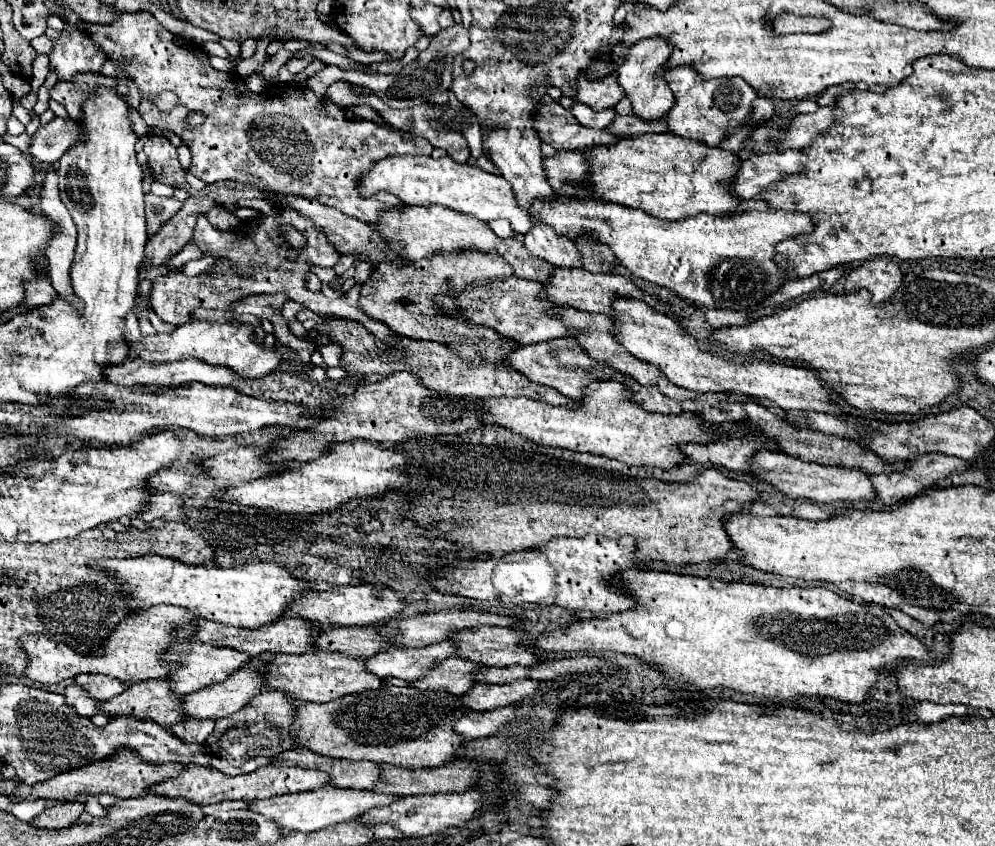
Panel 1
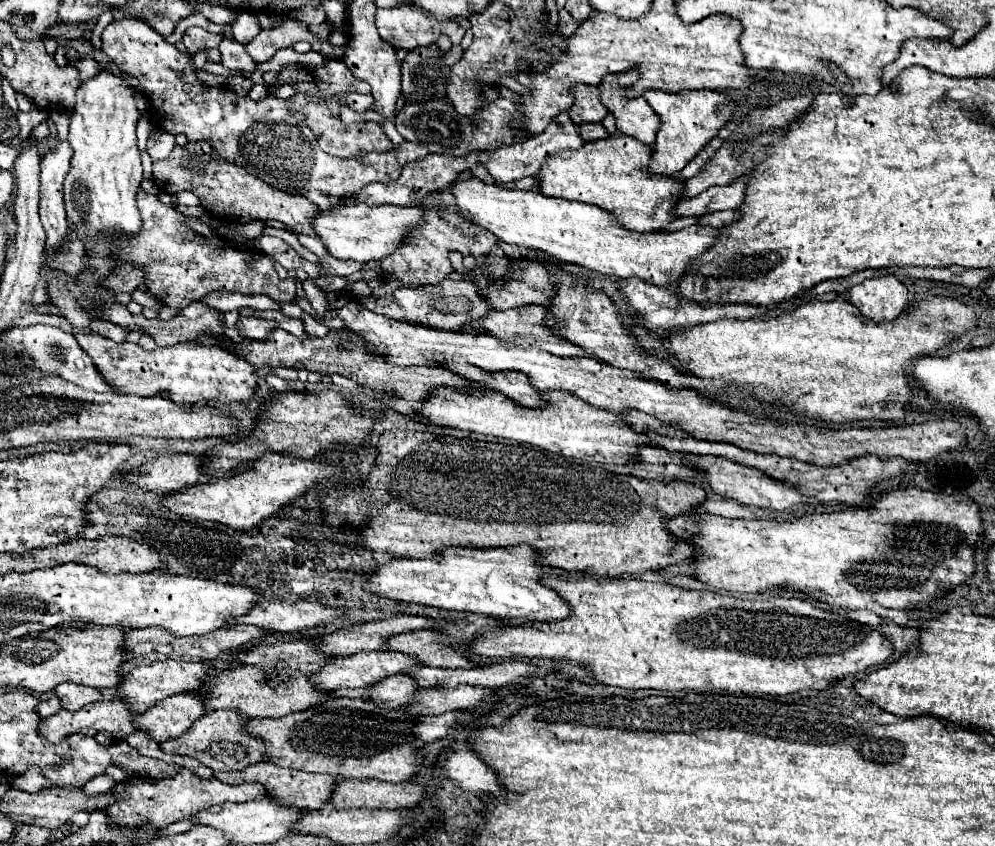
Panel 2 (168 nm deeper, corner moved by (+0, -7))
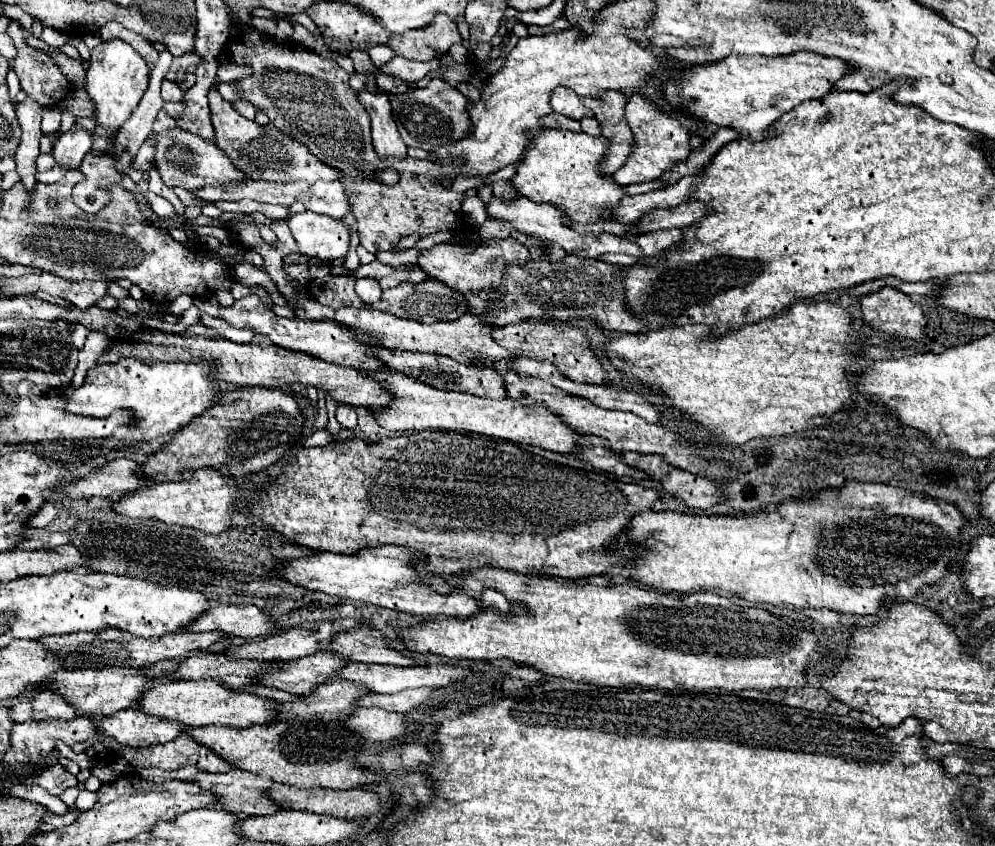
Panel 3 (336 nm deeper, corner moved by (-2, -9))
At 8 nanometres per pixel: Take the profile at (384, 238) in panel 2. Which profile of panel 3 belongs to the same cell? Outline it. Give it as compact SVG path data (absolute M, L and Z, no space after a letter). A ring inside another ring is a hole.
M304 211L290 215L288 227L302 255L330 261L346 257L348 253L350 229L340 219Z

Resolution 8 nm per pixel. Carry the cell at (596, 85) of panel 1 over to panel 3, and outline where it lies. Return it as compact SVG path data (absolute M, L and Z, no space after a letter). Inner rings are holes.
M556 87L556 91L552 91L550 103L552 103L552 109L556 113L566 115L570 119L578 119L580 121L584 117L592 117L592 111L588 111L582 105L580 97L572 89L568 89L568 87Z

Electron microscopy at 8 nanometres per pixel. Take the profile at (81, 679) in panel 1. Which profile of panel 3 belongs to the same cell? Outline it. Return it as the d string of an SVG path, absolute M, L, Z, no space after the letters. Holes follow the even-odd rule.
M38 691L32 697L32 721L46 721L46 719L66 719L68 721L74 715L76 715L74 707L68 705L54 691Z

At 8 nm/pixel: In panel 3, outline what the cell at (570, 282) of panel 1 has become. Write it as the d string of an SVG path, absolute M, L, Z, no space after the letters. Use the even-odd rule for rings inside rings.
M506 237L506 239L482 241L476 249L466 249L462 245L452 245L452 243L440 243L434 245L432 249L422 251L418 263L432 279L442 281L456 291L480 291L484 287L492 287L492 285L496 287L508 263L524 263L528 257L530 253L520 241Z

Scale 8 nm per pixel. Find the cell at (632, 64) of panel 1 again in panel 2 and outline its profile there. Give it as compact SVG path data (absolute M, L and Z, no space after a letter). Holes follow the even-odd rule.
M628 69L622 75L608 75L608 79L600 83L602 103L616 117L616 125L624 135L630 135L644 145L654 145L662 121L658 121L658 115L644 97L626 97L628 85L636 81L638 69Z

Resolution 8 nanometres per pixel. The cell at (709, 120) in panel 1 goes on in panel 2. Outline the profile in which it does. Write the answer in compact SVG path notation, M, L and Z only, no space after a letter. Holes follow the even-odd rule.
M648 91L644 99L658 113L662 125L658 129L658 137L654 143L654 155L650 159L650 171L660 175L678 173L690 163L698 151L718 135L718 131L734 117L736 101L720 91L682 91L682 93L664 93L664 91Z

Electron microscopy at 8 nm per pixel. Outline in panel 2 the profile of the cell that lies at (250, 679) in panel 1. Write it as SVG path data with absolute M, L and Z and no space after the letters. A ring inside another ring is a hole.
M186 691L172 697L166 697L156 707L148 709L146 713L138 715L134 719L134 725L146 733L150 733L152 739L168 741L174 737L180 737L194 725L198 717L204 717L206 703L202 691Z

